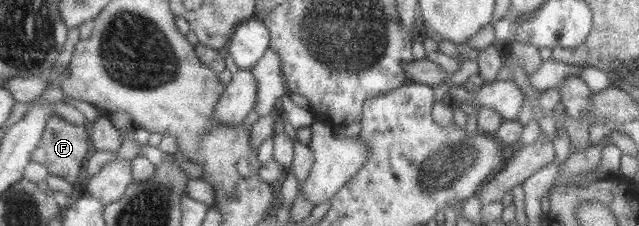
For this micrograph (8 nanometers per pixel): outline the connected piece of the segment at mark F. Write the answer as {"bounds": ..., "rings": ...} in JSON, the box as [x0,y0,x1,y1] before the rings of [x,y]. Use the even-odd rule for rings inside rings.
{"bounds":[33,115,92,185],"rings":[[[54,115],[46,127],[40,146],[33,152],[33,161],[44,164],[54,176],[62,176],[78,185],[84,162],[92,148],[91,126],[78,126]]]}

